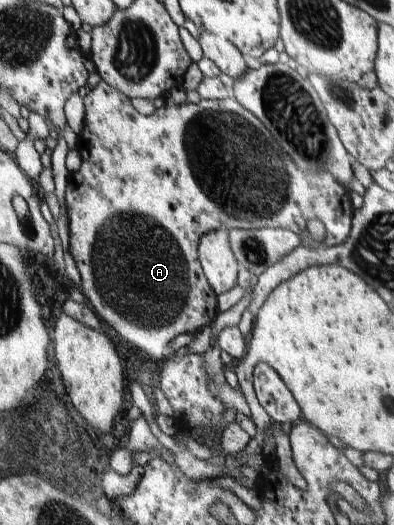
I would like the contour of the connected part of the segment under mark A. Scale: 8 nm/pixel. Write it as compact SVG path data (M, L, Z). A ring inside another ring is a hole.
M102 80L92 87L84 97L86 122L82 132L77 135L76 149L82 158L82 166L69 177L67 186L67 206L69 207L70 254L81 275L82 292L90 304L107 324L112 326L124 340L132 346L149 354L151 358L163 362L170 355L172 340L183 332L196 334L201 328L212 325L220 314L218 311L218 294L209 283L199 258L201 238L214 229L261 229L264 227L282 227L294 234L306 234L306 222L319 220L324 226L324 243L337 245L349 236L352 226L353 211L349 191L339 183L327 170L318 169L316 173L301 171L296 163L286 156L286 152L273 134L260 122L260 119L232 94L227 99L201 99L199 103L183 105L165 104L155 109L149 116L140 114L130 97L119 88L110 86Z

